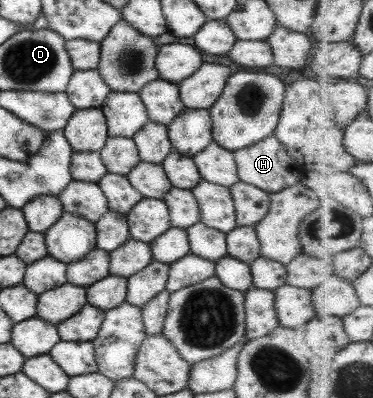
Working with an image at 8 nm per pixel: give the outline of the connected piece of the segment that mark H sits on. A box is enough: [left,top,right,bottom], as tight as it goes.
[233,136,305,193]

